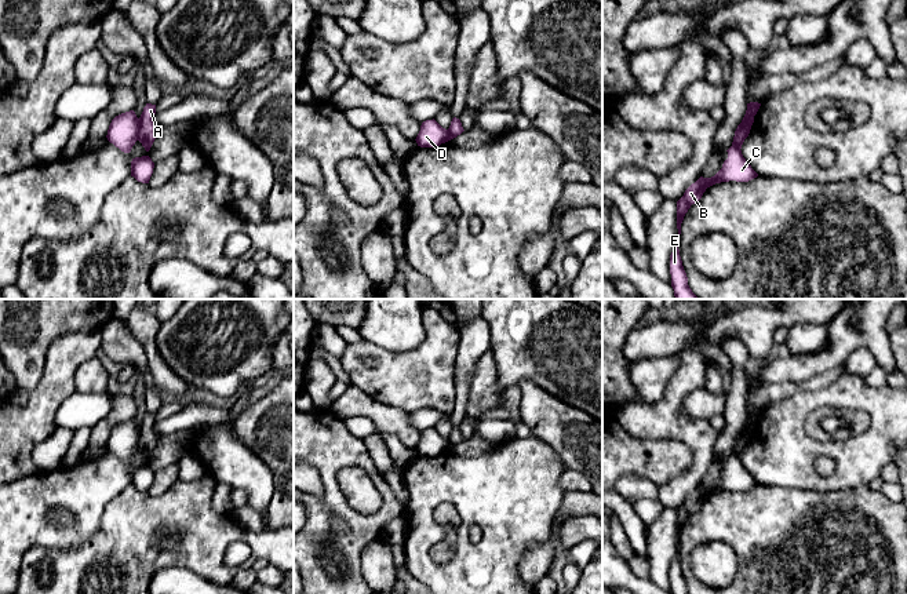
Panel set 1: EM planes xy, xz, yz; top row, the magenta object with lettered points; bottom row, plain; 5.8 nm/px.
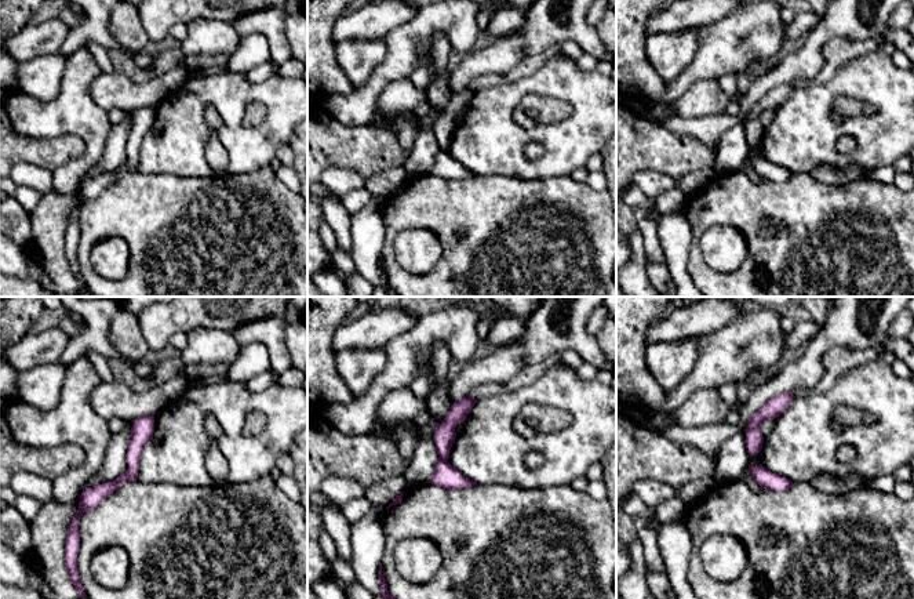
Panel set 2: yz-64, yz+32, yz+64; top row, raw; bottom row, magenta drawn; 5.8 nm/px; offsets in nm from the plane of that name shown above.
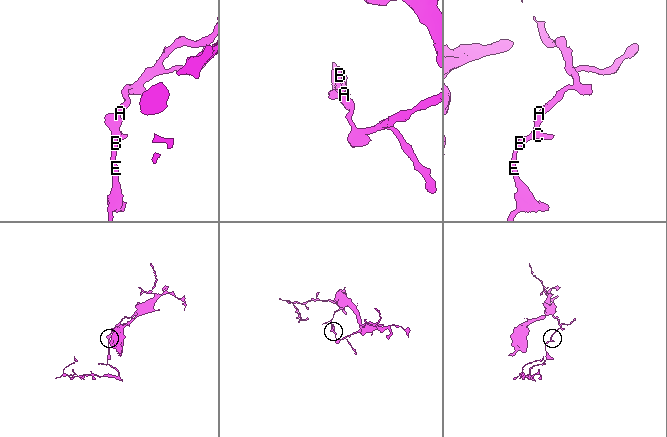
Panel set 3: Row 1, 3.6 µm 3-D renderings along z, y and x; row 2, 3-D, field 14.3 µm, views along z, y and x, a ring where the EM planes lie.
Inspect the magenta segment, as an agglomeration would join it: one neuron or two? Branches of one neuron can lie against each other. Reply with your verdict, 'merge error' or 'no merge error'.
merge error

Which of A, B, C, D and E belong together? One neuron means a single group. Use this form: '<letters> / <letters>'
A / B C D E

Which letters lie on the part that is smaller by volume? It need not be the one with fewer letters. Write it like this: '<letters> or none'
B, C, D, E

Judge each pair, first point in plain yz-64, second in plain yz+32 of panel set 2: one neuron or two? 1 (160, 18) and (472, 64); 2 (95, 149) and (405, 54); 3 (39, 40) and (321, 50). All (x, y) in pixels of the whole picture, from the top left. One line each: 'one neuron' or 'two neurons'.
1: two neurons
2: one neuron
3: two neurons

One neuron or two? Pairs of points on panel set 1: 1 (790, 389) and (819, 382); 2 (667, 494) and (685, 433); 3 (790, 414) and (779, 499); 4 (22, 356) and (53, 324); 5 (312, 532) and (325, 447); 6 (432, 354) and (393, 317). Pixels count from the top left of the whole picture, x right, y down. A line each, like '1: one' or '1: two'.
1: one
2: one
3: two
4: one
5: one
6: two

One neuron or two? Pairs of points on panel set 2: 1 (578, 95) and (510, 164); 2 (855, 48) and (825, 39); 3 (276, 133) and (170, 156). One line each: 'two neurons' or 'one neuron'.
1: one neuron
2: two neurons
3: one neuron

